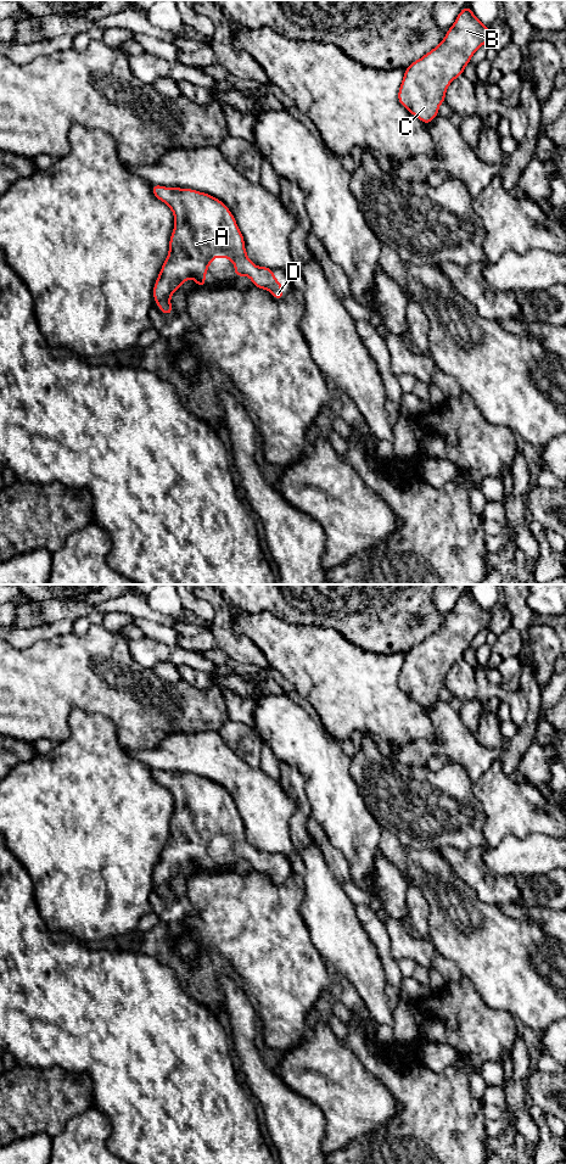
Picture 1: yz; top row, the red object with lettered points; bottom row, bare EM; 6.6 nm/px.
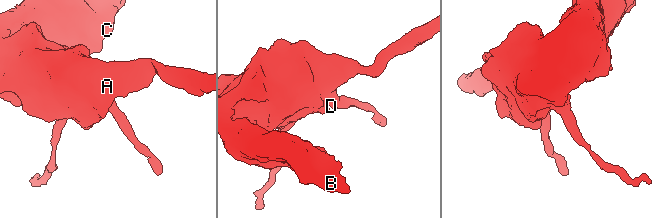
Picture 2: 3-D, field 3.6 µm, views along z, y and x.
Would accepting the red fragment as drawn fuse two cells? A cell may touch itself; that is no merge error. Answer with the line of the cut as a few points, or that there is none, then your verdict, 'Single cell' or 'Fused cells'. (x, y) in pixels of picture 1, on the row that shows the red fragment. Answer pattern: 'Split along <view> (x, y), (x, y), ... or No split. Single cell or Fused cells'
No split. Single cell

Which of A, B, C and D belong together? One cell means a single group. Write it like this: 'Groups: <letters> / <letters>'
Groups: A B C D

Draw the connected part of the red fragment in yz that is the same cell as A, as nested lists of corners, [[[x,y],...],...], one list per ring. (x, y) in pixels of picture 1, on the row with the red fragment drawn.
[[[152,185],[151,191],[174,214],[169,252],[153,286],[155,303],[162,313],[173,314],[172,295],[187,279],[207,286],[206,273],[217,257],[231,261],[235,278],[248,276],[253,286],[268,290],[275,300],[284,297],[273,269],[258,267],[248,258],[237,223],[220,200],[194,189]]]

